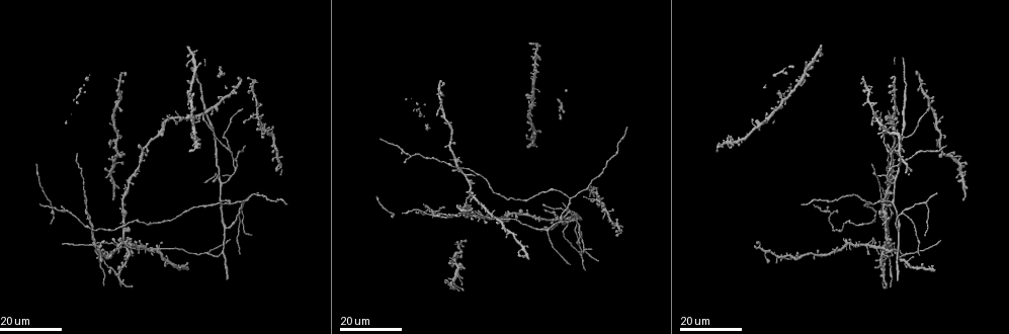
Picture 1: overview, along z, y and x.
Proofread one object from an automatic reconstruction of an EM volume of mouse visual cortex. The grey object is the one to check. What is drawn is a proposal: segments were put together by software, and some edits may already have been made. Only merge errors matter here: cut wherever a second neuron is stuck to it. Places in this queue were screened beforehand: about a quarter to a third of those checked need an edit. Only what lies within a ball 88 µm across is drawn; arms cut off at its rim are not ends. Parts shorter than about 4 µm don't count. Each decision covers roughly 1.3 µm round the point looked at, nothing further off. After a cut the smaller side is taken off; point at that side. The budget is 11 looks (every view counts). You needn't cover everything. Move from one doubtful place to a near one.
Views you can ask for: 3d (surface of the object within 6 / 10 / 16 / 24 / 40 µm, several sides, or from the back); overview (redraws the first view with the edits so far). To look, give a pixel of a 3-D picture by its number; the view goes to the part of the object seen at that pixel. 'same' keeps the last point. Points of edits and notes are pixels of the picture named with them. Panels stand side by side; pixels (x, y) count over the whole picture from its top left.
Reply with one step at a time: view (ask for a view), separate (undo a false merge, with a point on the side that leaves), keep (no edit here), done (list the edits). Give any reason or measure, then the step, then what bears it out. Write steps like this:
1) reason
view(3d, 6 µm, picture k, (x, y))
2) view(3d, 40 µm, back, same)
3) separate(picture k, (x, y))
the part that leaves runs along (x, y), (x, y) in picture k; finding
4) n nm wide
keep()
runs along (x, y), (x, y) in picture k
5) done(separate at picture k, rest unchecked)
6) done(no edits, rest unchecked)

four or more arms meet
view(3d, 24 µm, picture 1, (218, 178))

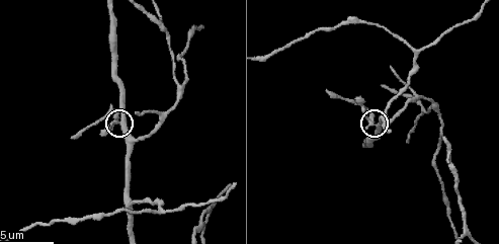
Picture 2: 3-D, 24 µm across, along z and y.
view(3d, 6 µm, picture 2, (122, 120))

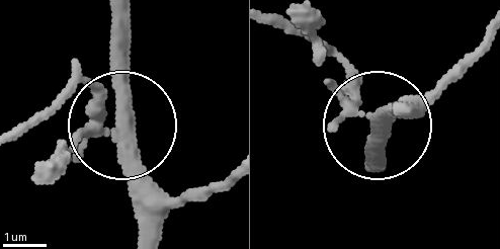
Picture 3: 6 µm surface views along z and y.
view(3d, 6 µm, back, picture 3, (120, 121))

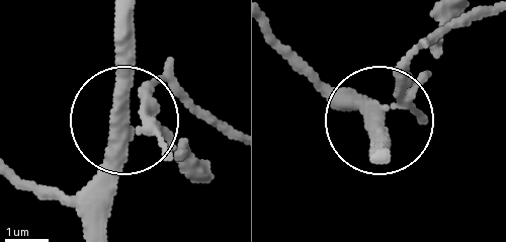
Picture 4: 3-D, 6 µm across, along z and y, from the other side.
side arm 7 µm
separate(picture 4, (176, 95))
the part that leaves runs along (151, 115), (155, 87), (173, 83), (228, 123) in picture 4; two neurons meet here

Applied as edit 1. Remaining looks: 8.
branch point
view(3d, 16 µm, picture 2, (167, 38))

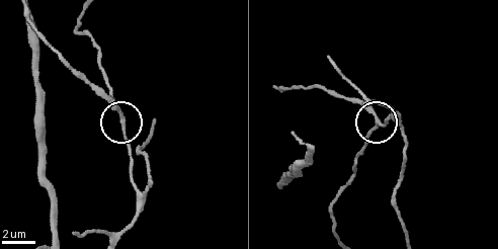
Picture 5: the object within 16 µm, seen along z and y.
keep()
runs along (120, 231), (138, 206), (134, 162), (119, 112), (102, 94) in picture 5; continuous, no second neuron

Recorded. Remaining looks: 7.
view(3d, 16 µm, picture 1, (228, 227))

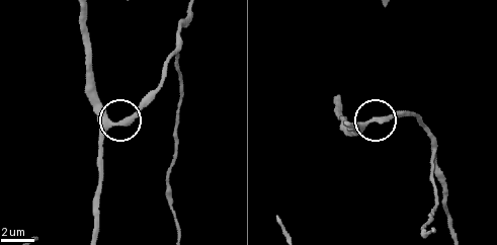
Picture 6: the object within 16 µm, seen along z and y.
view(3d, 10 µm, picture 6, (115, 122))

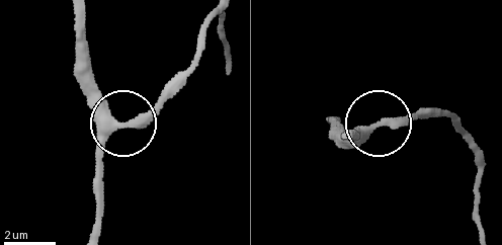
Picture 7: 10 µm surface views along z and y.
view(3d, 6 µm, picture 7, (118, 124))

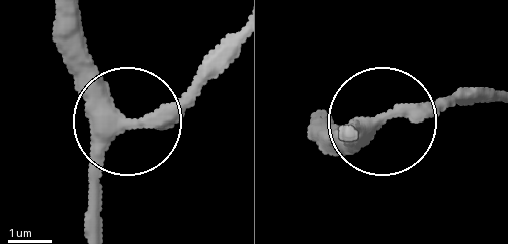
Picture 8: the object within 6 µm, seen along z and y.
side arm 31 µm
keep()
runs along (88, 222), (99, 156), (215, 62) in picture 8; one neuron here

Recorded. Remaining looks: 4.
three-way junction
view(3d, 24 µm, picture 1, (144, 154))

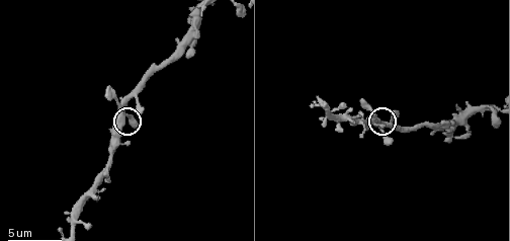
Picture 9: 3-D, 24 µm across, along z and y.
view(3d, 10 µm, picture 9, (123, 115))

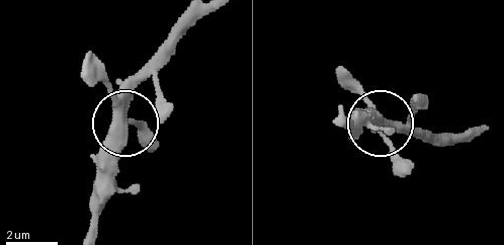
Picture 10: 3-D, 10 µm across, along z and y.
side arm 52 µm; 3 arms
keep()
all the same neuron

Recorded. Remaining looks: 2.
a fork
view(3d, 16 µm, picture 1, (222, 254))

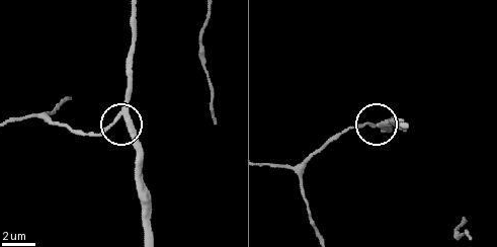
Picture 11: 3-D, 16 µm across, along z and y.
view(3d, 10 µm, picture 11, (127, 110))

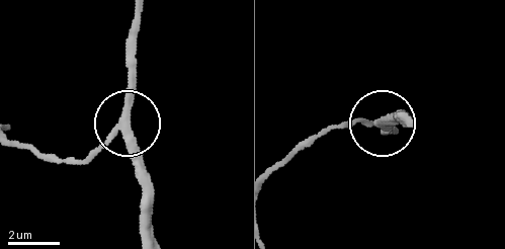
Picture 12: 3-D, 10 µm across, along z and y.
3 arms
keep()
runs along (16, 143), (82, 162), (125, 128), (147, 205) in picture 12; all the same neuron

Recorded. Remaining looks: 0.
done(separate at picture 4, rest unchecked)

